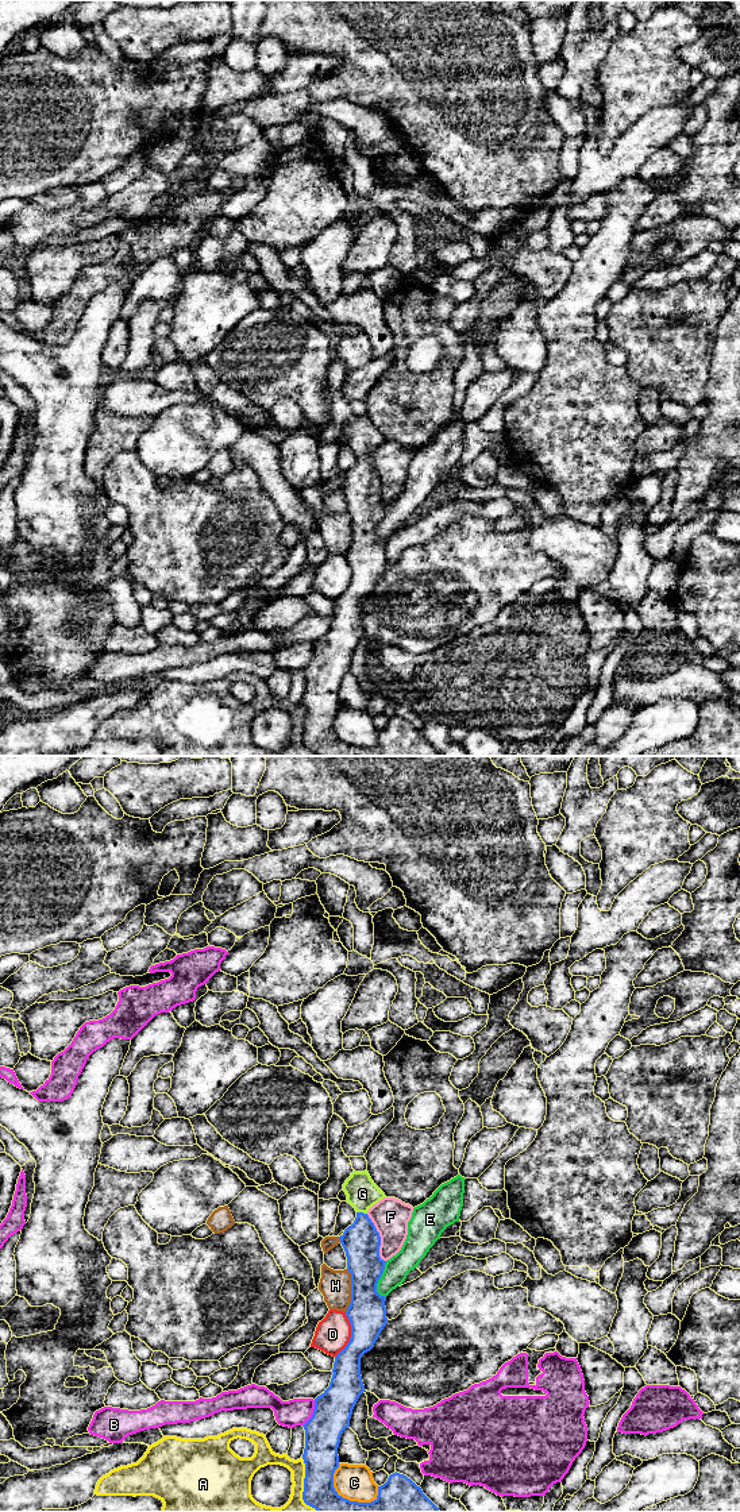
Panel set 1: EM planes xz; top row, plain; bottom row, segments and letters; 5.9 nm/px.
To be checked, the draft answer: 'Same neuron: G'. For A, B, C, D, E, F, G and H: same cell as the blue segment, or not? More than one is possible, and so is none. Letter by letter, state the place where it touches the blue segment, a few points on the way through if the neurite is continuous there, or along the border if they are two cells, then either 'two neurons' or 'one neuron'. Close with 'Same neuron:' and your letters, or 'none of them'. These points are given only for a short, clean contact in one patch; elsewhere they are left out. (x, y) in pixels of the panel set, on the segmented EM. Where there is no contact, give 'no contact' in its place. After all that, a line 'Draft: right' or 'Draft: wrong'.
A: meets blue in xz at (304, 1487); two neurons
B: meets blue in xz at (313, 1414); border along xz (315, 1400), (312, 1416), (303, 1426); two neurons
C: meets blue in xz at (342, 1497); two neurons
D: meets blue in xz at (351, 1335); two neurons
E: meets blue in xz at (378, 1279); border along xz (386, 1261), (377, 1284), (377, 1291), (385, 1298); two neurons
F: meets blue in xz at (380, 1238); border along xz (366, 1214), (378, 1233), (380, 1256), (385, 1261); two neurons
G: meets blue in xz at (362, 1212); runs through xz (361, 1241), (362, 1212), (362, 1194); one neuron
H: meets blue in xz at (351, 1291); two neurons
Same neuron: G
Draft: right

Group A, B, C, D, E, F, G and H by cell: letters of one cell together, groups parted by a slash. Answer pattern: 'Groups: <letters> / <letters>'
Groups: A / B / C / D / E / F / G / H

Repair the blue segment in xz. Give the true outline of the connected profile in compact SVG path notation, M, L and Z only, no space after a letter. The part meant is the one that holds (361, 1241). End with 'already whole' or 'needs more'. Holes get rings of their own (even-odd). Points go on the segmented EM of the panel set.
M354 1170L343 1184L343 1191L347 1203L356 1211L354 1223L339 1237L351 1273L351 1303L346 1311L351 1338L335 1357L329 1386L315 1399L313 1415L302 1426L302 1500L317 1512L440 1512L420 1486L397 1472L378 1486L378 1496L371 1503L350 1501L334 1488L340 1436L350 1427L352 1409L365 1392L361 1358L374 1347L388 1323L386 1297L377 1292L386 1261L379 1257L381 1237L367 1215L386 1196L367 1170Z; needs more

